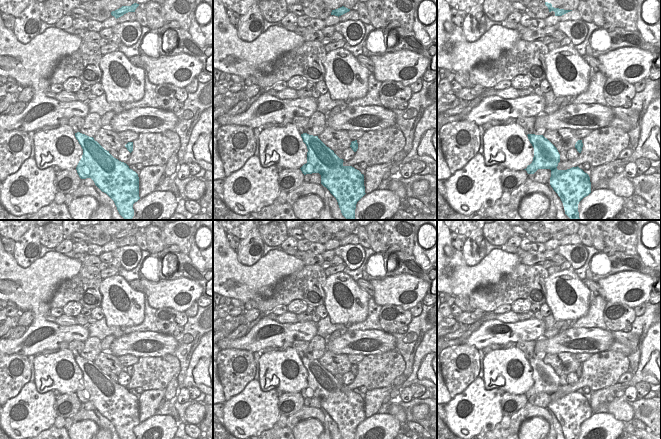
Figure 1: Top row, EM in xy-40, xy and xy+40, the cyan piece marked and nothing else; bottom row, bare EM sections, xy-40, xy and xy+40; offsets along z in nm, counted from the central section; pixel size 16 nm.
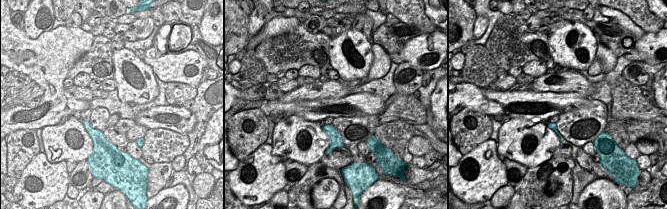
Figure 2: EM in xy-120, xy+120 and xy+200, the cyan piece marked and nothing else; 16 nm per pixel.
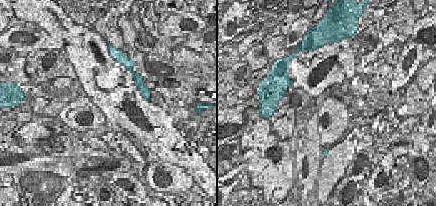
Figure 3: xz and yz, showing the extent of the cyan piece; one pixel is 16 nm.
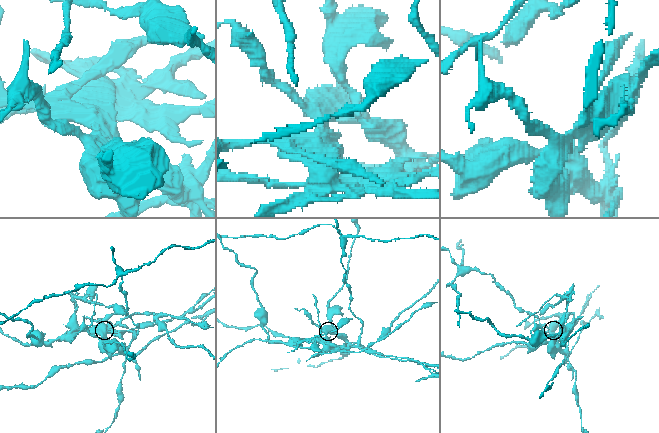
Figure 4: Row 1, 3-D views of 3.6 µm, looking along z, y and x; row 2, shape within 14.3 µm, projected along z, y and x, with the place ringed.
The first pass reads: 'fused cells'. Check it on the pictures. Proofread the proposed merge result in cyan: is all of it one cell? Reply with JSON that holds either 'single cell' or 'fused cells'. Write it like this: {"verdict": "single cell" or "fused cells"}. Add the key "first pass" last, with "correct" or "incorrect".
{"verdict": "fused cells", "first pass": "correct"}

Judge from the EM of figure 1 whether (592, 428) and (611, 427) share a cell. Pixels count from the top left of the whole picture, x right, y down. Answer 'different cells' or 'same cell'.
same cell

